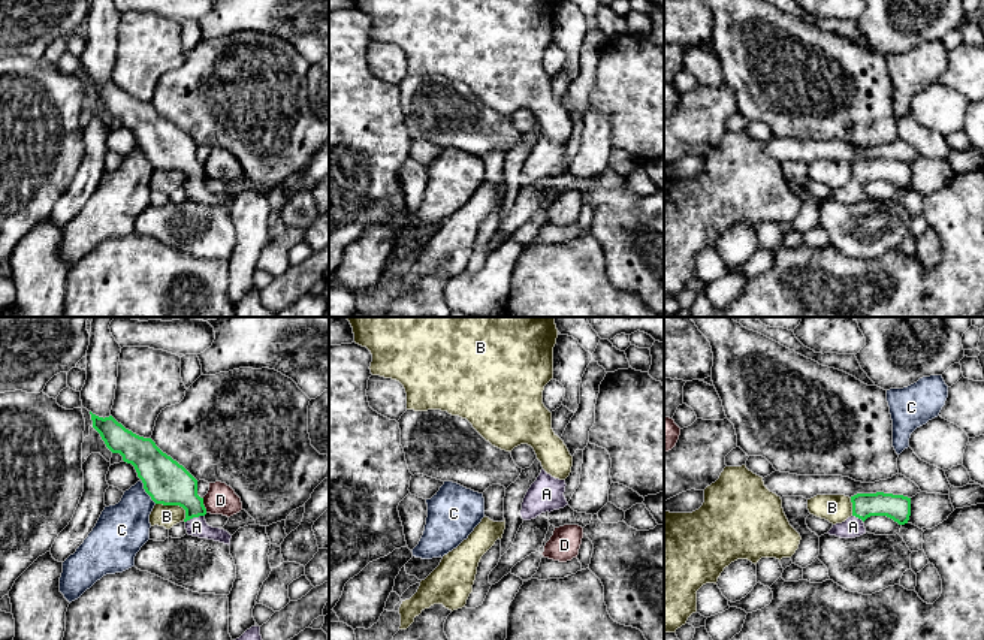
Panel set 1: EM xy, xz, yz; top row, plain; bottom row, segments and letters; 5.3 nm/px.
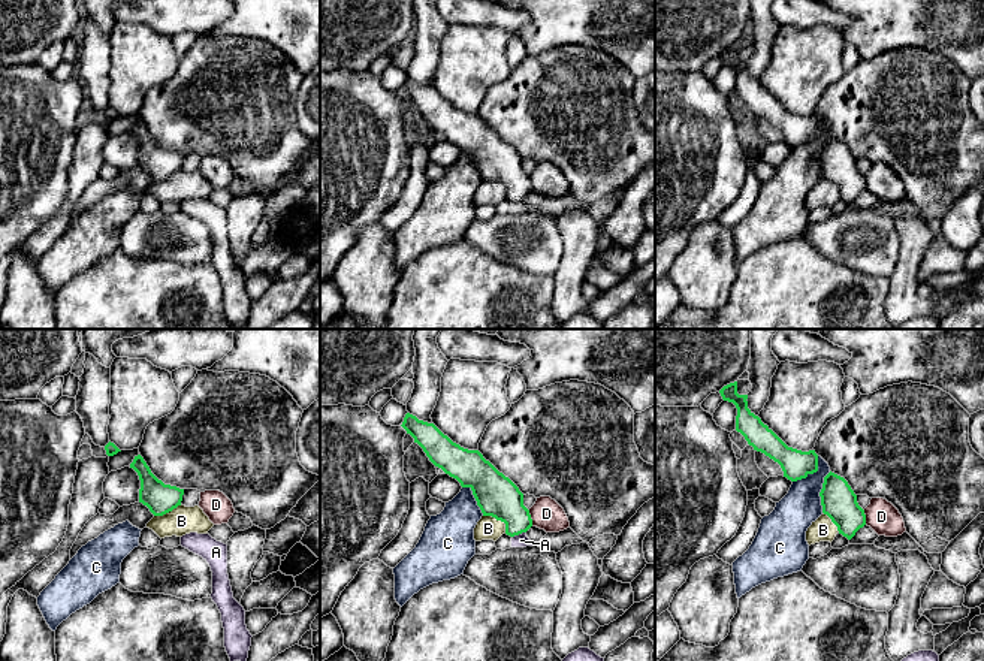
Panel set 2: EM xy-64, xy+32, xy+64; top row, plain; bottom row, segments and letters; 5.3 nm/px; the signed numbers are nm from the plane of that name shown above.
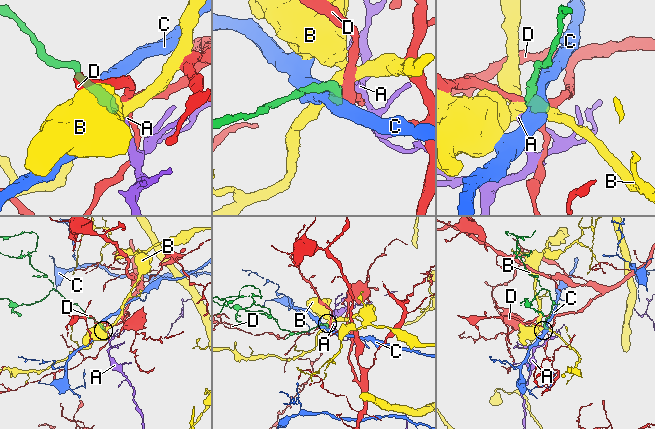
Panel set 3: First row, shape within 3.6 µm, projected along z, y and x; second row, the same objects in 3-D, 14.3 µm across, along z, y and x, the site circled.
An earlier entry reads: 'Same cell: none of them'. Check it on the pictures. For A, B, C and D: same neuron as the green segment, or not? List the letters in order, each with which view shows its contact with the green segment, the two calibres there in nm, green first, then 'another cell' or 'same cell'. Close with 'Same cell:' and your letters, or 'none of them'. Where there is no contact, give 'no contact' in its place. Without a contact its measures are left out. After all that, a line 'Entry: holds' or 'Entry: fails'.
A: xy | 240/110 nm | same cell
B: xy | 240/120 nm | another cell
C: xy | 240/280 nm | another cell
D: xy | 240/160 nm | another cell
Same cell: A
Entry: fails

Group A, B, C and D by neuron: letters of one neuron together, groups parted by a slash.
A / B / C / D

